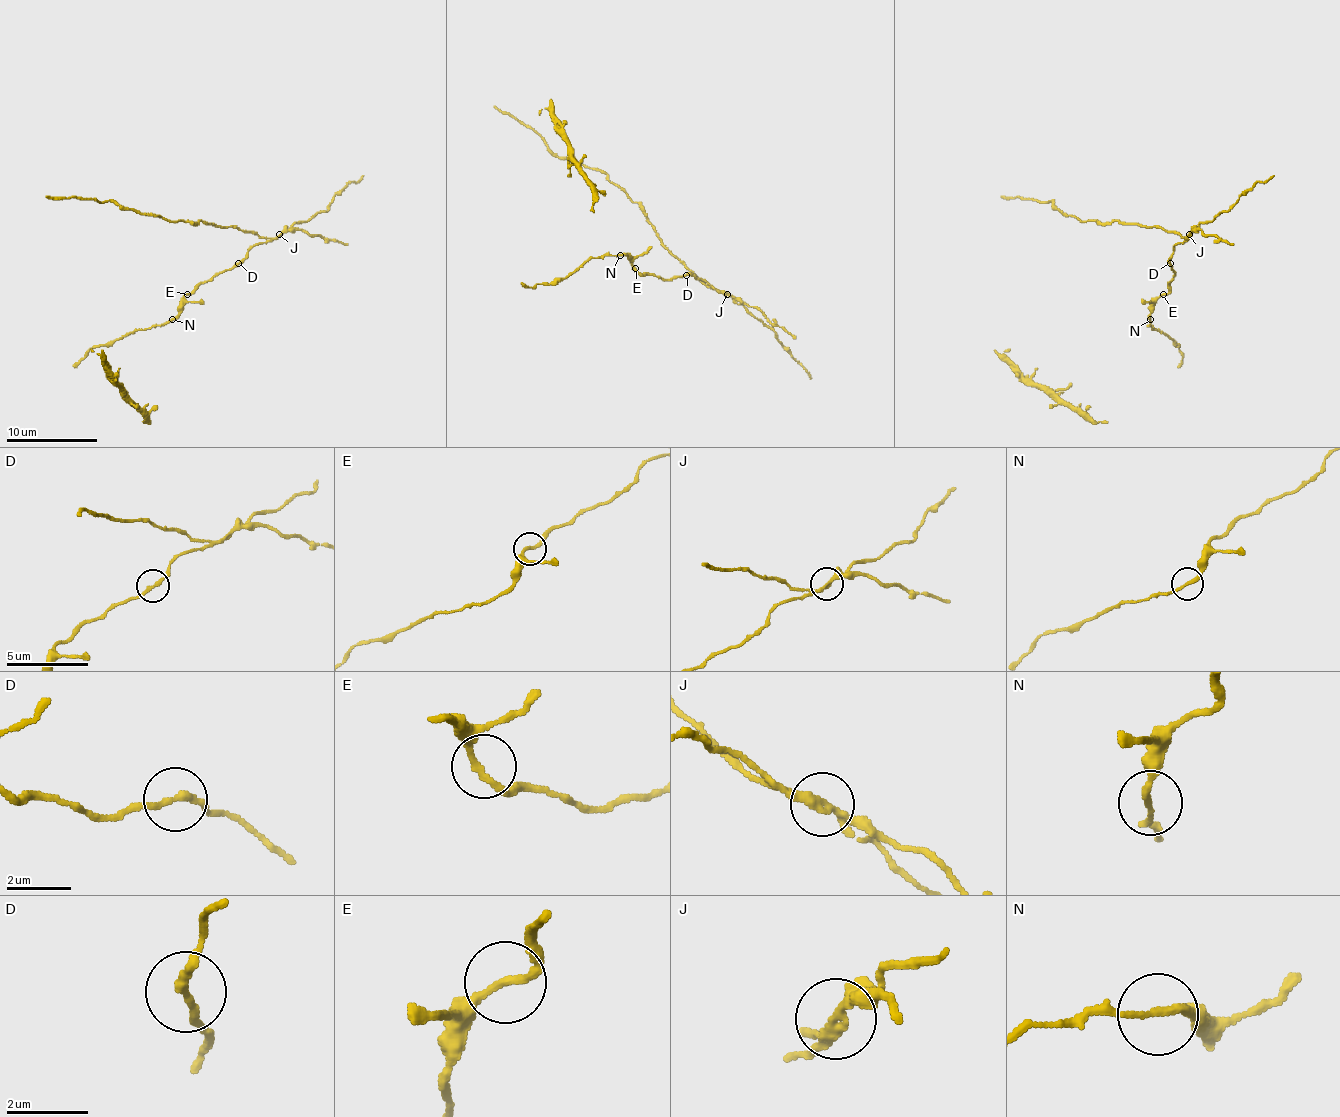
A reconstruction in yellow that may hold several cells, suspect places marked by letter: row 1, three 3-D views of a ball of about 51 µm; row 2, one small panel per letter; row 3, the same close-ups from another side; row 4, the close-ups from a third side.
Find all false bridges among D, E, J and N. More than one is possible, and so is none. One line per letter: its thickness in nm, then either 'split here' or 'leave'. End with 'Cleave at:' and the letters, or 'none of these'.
D: 200 nm thick; leave
E: 180 nm thick; leave
J: 240 nm thick; split here
N: 190 nm thick; leave
Cleave at: J

